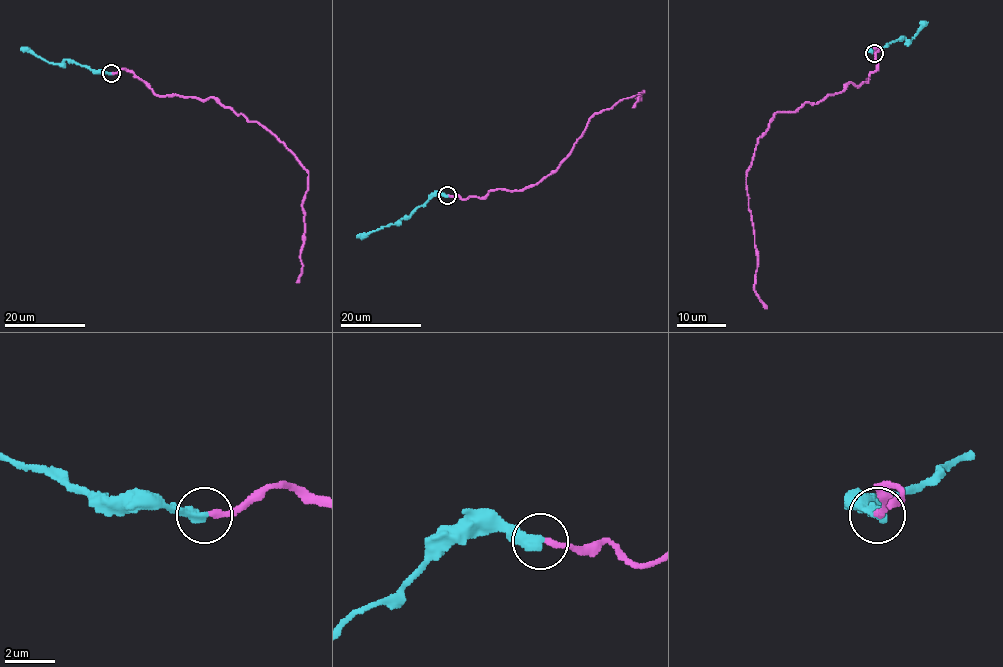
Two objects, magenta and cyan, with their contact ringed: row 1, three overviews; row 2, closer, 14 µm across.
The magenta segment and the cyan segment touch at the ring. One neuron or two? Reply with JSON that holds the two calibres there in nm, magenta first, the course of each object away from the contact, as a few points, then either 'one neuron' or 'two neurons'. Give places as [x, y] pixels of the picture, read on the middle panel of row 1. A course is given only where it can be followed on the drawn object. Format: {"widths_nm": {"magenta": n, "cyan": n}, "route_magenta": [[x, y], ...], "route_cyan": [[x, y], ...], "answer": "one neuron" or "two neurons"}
{"widths_nm": {"magenta": 240, "cyan": 440}, "route_magenta": [[448, 196], [483, 198], [497, 189], [523, 191], [537, 185], [557, 168], [592, 117], [644, 90], [632, 107]], "route_cyan": [[448, 196], [432, 195], [397, 223], [356, 237]], "answer": "one neuron"}

